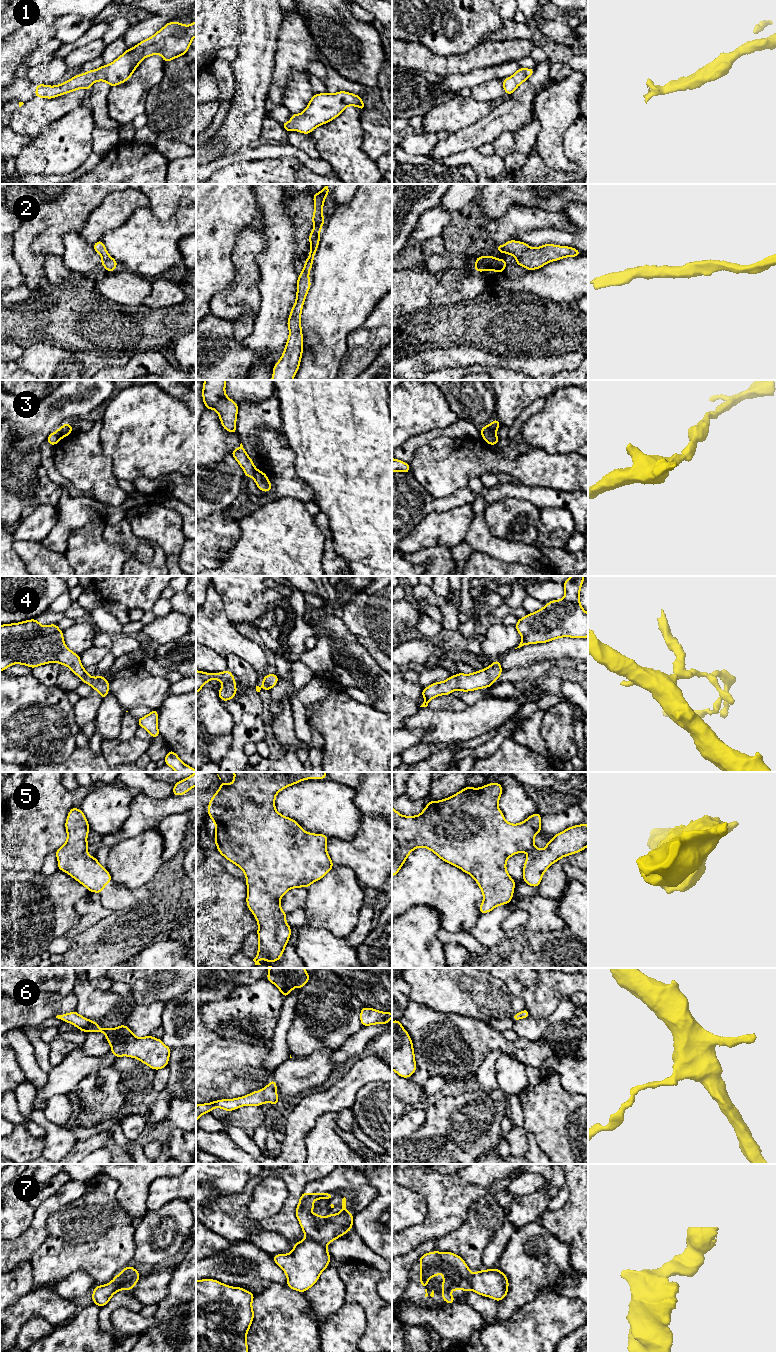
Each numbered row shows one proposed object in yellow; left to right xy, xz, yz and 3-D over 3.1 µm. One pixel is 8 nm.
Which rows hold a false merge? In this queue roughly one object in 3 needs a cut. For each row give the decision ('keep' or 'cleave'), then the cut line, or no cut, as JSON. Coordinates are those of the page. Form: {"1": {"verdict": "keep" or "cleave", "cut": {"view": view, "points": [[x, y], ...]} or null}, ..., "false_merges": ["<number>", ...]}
{"1": {"verdict": "keep", "cut": null}, "2": {"verdict": "keep", "cut": null}, "3": {"verdict": "cleave", "cut": {"view": "xy", "points": [[56, 431], [60, 438]]}}, "4": {"verdict": "keep", "cut": null}, "5": {"verdict": "keep", "cut": null}, "6": {"verdict": "keep", "cut": null}, "7": {"verdict": "keep", "cut": null}, "false_merges": ["3"]}

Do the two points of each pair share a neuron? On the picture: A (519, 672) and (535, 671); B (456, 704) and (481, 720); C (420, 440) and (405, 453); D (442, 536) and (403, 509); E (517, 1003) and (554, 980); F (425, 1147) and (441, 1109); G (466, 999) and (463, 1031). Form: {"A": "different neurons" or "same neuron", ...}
{"A": "same neuron", "B": "different neurons", "C": "same neuron", "D": "different neurons", "E": "different neurons", "F": "same neuron", "G": "different neurons"}

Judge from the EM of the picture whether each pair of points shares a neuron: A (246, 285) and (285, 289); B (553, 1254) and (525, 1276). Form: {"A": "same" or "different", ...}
{"A": "different", "B": "same"}

